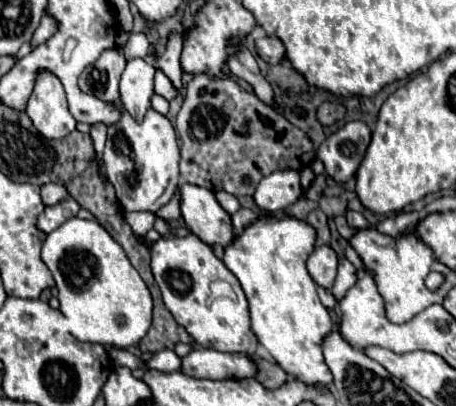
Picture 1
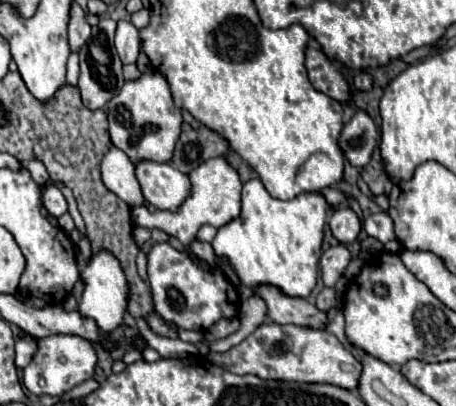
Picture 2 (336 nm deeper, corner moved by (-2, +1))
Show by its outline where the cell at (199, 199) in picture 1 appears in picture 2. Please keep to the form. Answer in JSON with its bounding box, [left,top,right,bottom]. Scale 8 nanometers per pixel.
[135,161,189,211]

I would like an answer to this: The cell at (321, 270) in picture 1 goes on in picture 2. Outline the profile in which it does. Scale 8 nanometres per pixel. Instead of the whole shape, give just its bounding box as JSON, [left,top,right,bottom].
[321,245,351,287]

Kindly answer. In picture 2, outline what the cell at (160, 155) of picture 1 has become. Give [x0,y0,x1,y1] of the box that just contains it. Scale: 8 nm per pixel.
[107,71,181,163]

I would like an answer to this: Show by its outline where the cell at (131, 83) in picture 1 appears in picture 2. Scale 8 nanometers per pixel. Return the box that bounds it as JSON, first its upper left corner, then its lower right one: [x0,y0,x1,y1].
[115,21,139,63]

